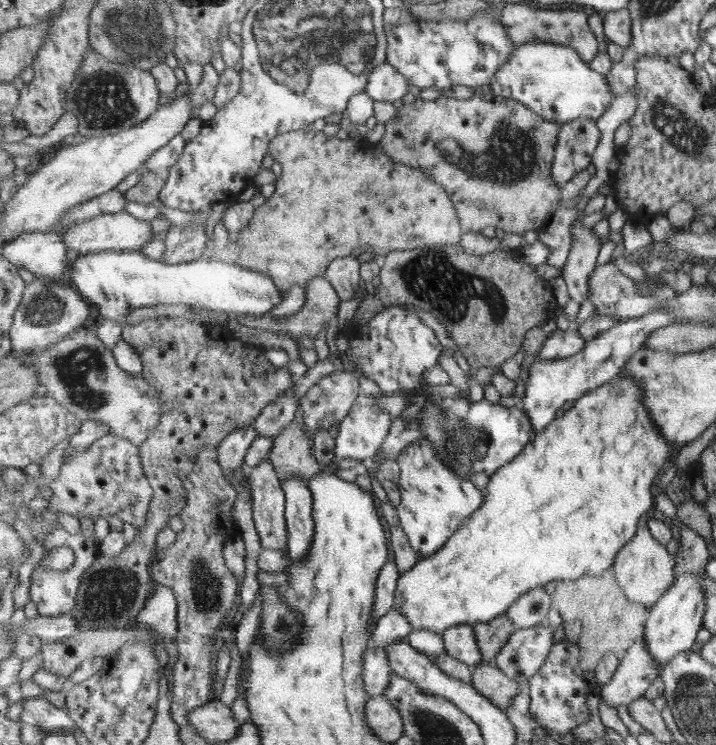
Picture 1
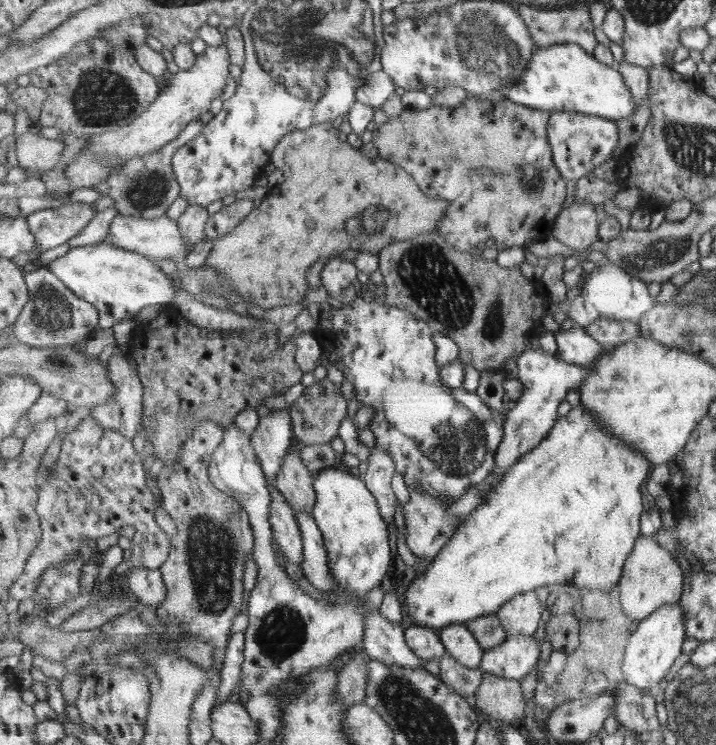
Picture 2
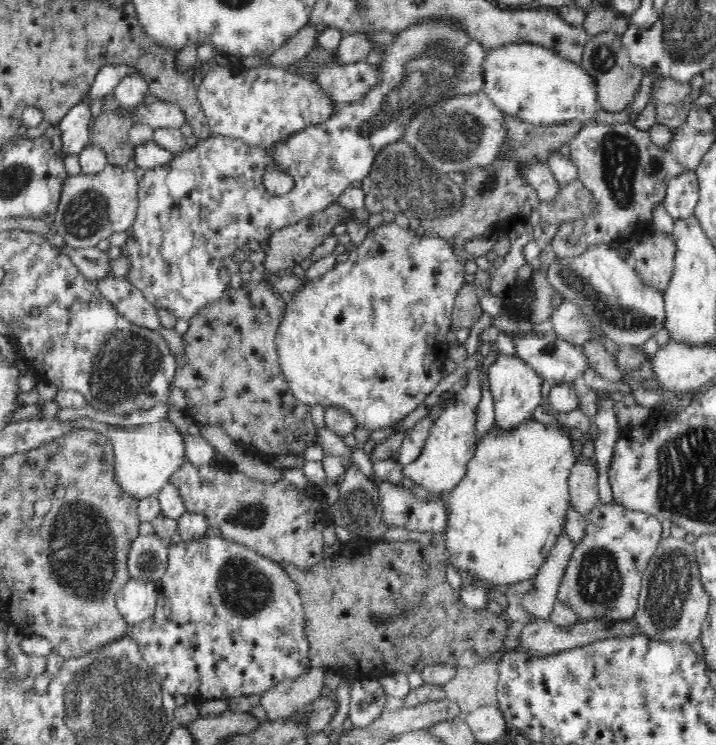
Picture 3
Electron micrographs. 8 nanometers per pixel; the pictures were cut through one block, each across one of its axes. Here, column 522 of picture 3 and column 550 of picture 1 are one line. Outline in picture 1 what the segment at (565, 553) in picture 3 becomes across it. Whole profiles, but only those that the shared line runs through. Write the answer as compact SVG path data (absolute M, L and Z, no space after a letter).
M539 587L514 602L507 615L518 630L540 625L549 616L551 608L551 595L544 587Z

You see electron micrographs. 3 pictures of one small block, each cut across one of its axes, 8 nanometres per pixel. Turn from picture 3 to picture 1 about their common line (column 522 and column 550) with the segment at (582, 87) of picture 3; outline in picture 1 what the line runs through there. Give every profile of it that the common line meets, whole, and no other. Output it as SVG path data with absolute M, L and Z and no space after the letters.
M525 42L515 46L512 57L501 66L499 72L493 77L489 85L491 93L515 99L536 111L543 118L559 122L561 125L584 117L585 119L598 119L614 101L612 86L602 72L593 70L588 62L571 46L553 43Z

